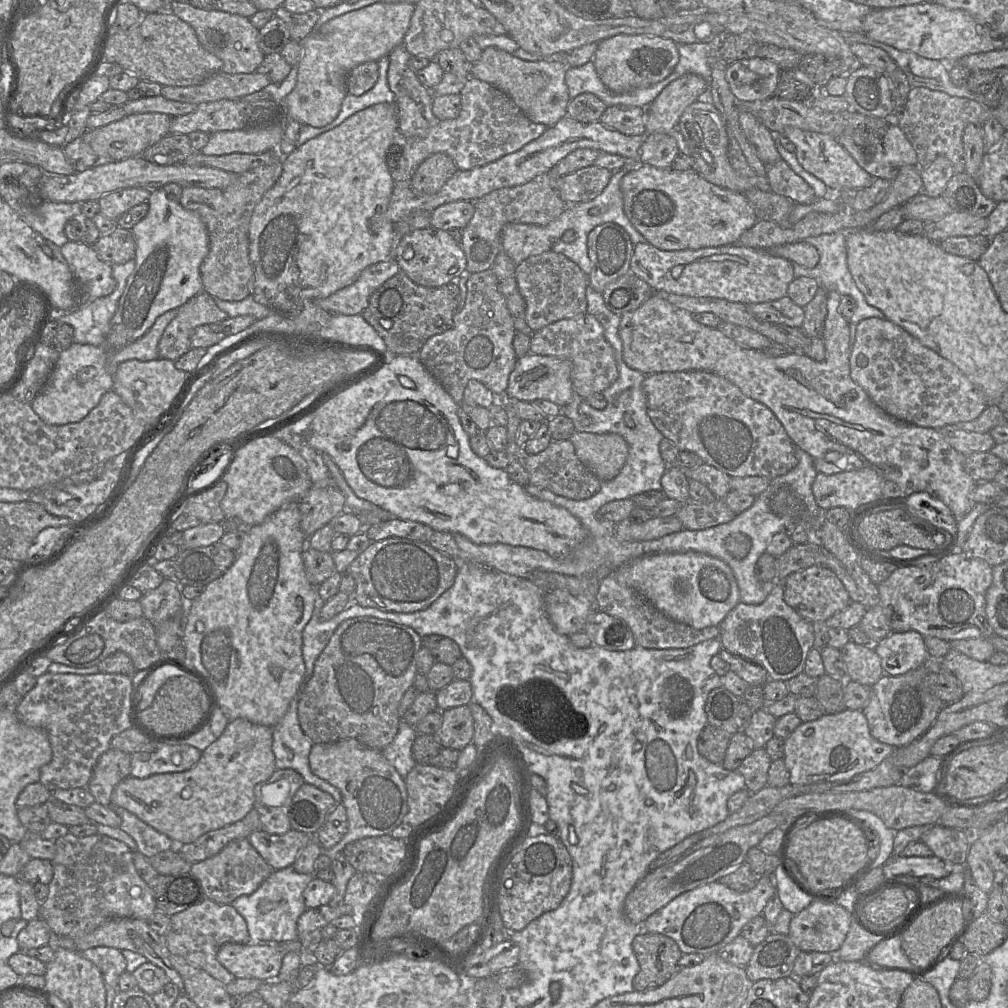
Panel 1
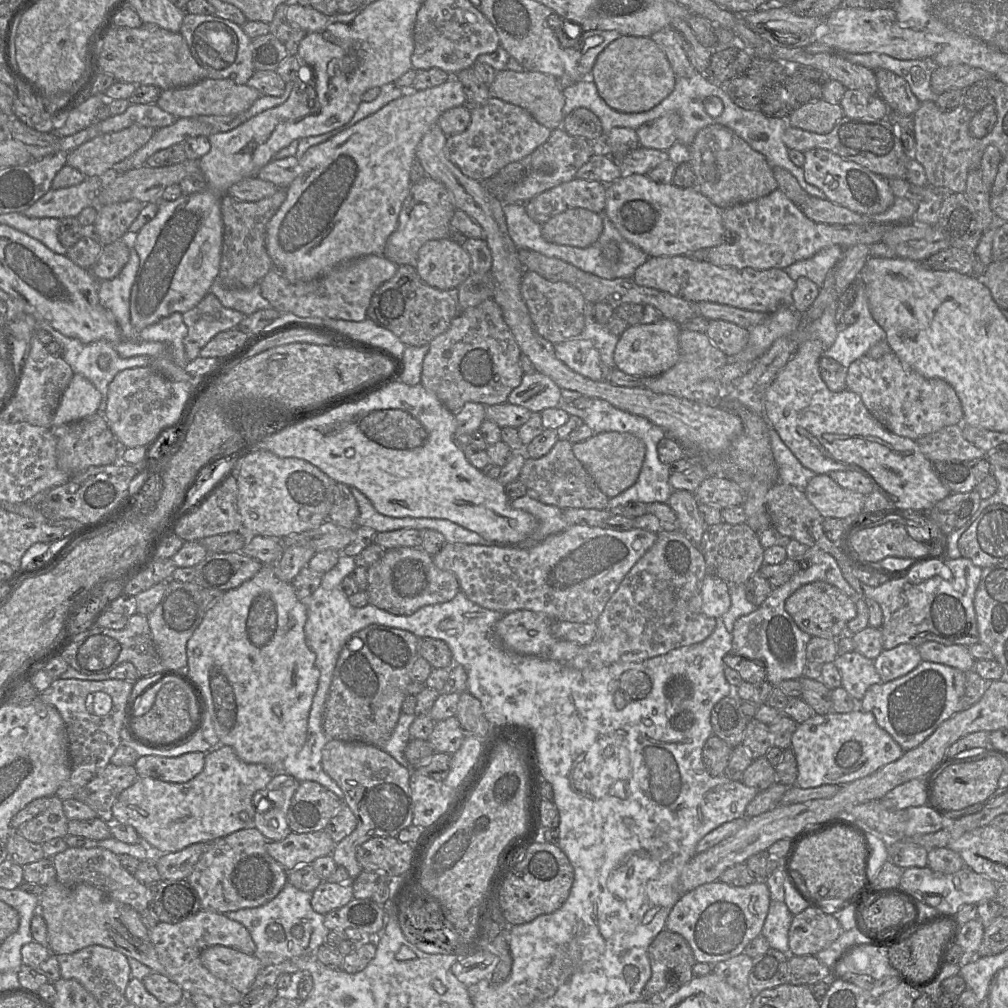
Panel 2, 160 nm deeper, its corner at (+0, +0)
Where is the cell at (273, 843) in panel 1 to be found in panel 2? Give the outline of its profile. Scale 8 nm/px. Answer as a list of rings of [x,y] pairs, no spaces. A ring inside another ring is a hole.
[[[325,831],[290,834],[281,841],[269,841],[269,855],[290,872],[322,856],[331,855],[335,842]]]

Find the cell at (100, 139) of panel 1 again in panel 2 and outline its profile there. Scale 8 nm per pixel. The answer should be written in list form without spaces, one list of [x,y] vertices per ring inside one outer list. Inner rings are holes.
[[[132,125],[117,132],[100,133],[69,152],[66,164],[79,170],[85,177],[101,176],[143,147],[155,131],[152,127]]]

